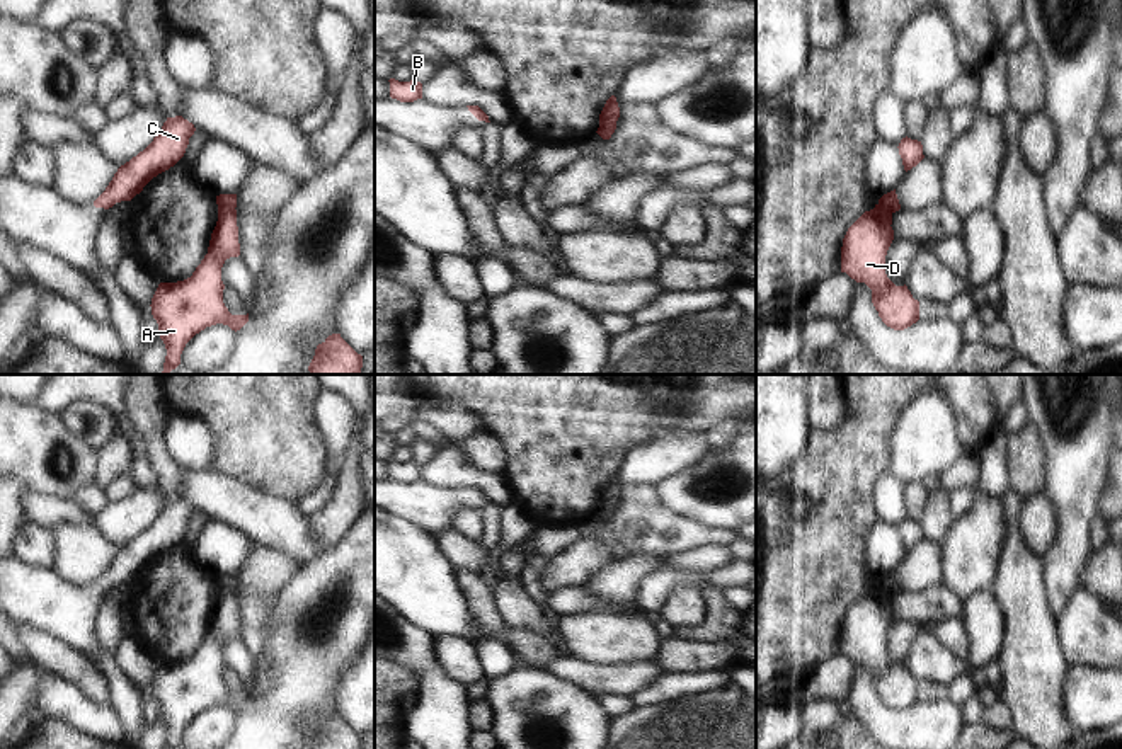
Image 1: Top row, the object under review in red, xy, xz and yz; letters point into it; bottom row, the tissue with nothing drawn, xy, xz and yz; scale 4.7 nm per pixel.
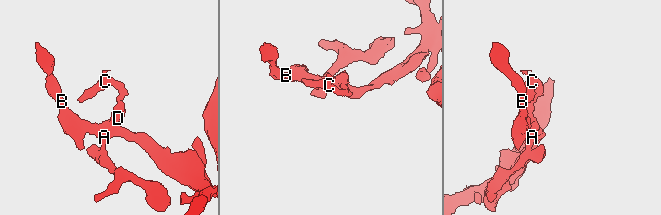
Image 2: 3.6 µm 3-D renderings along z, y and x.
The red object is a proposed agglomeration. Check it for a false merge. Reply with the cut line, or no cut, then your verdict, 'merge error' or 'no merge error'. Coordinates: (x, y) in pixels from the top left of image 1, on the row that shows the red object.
cut in xy along (218, 206), (234, 208); merge error

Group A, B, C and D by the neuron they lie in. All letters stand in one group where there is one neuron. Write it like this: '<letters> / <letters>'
A B D / C

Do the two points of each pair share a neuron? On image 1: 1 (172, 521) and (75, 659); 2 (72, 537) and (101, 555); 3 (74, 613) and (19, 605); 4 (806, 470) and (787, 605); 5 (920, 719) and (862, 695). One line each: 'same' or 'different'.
1: different
2: same
3: same
4: same
5: same

